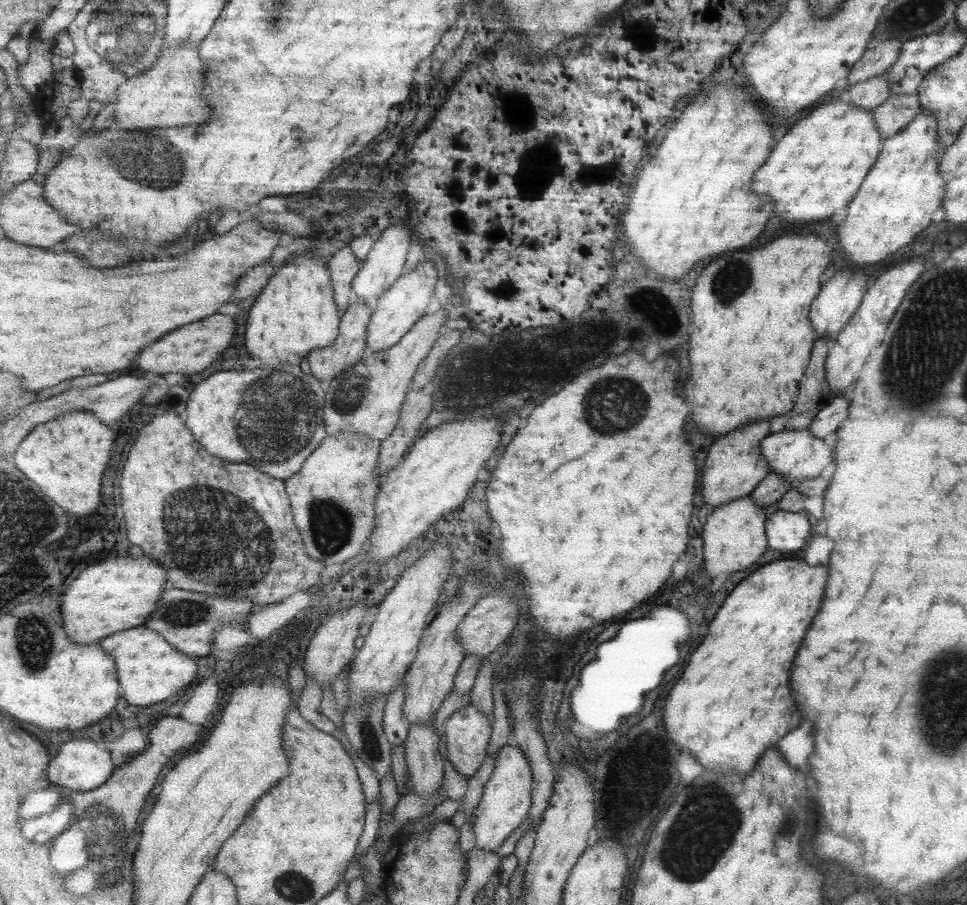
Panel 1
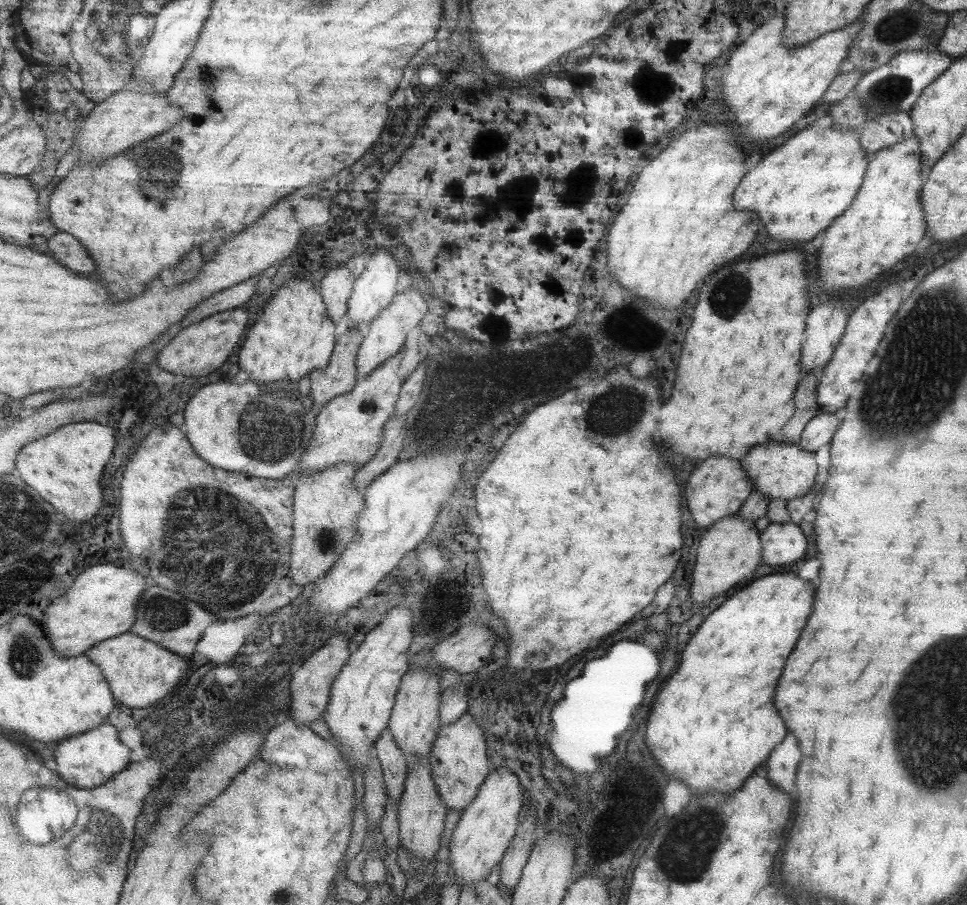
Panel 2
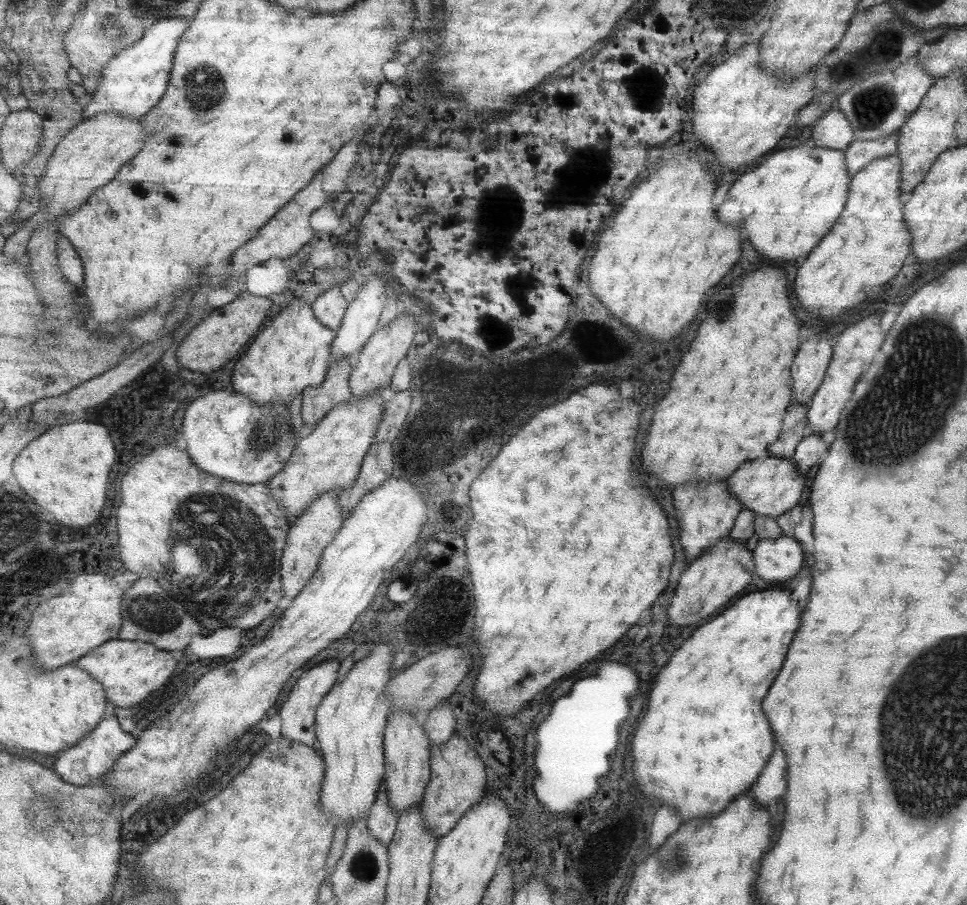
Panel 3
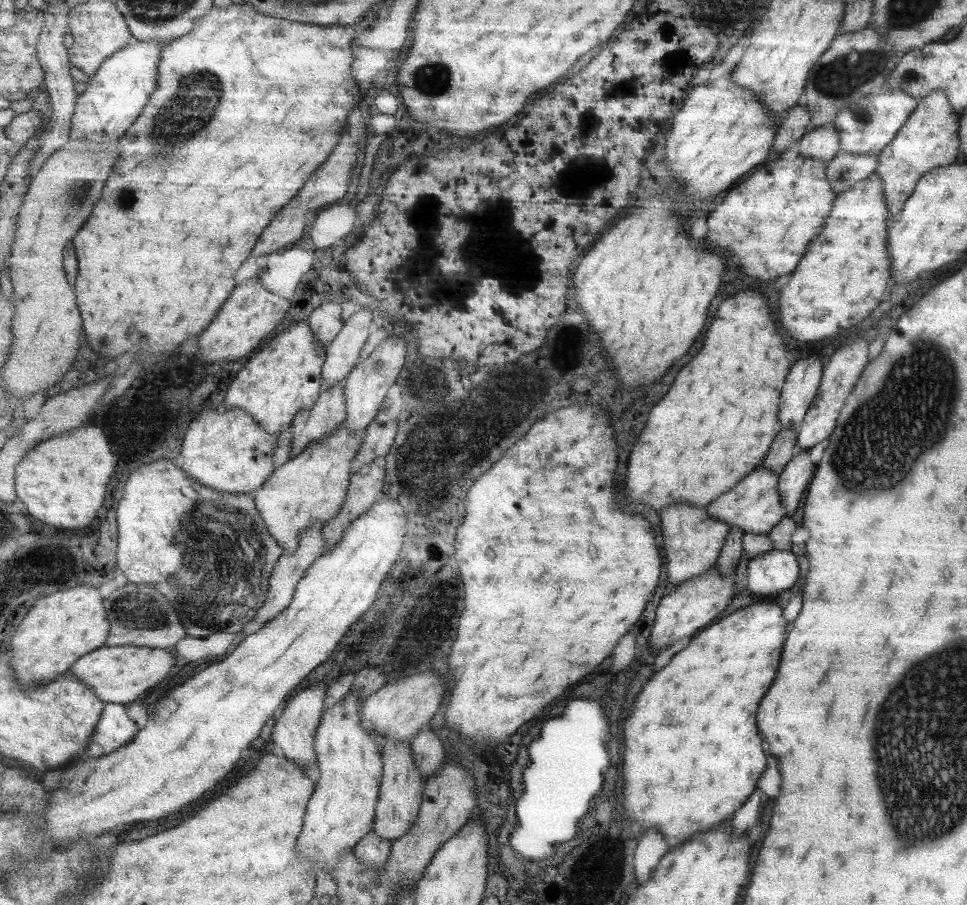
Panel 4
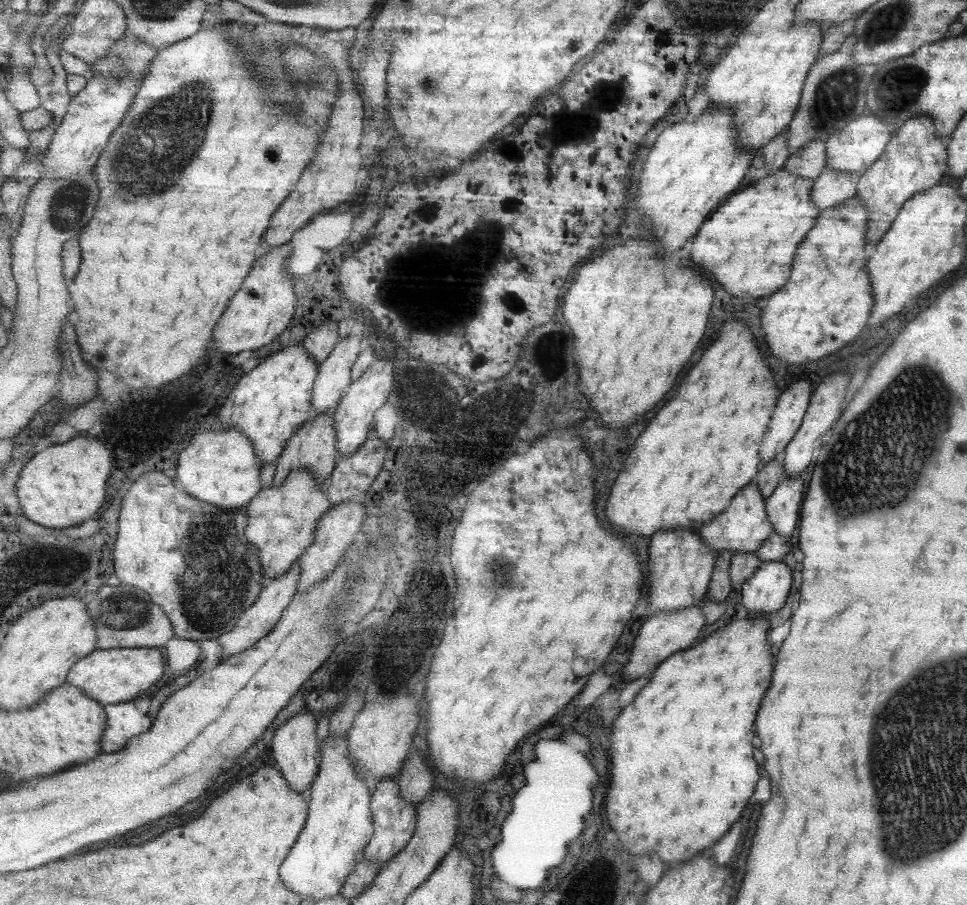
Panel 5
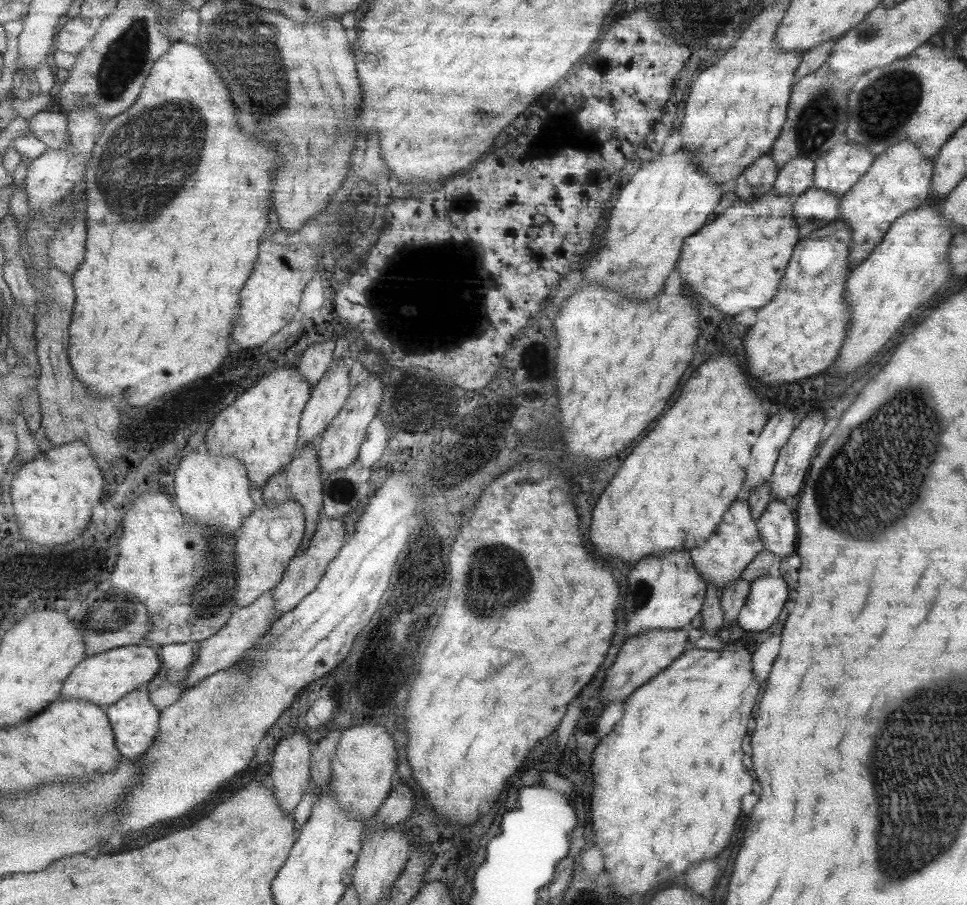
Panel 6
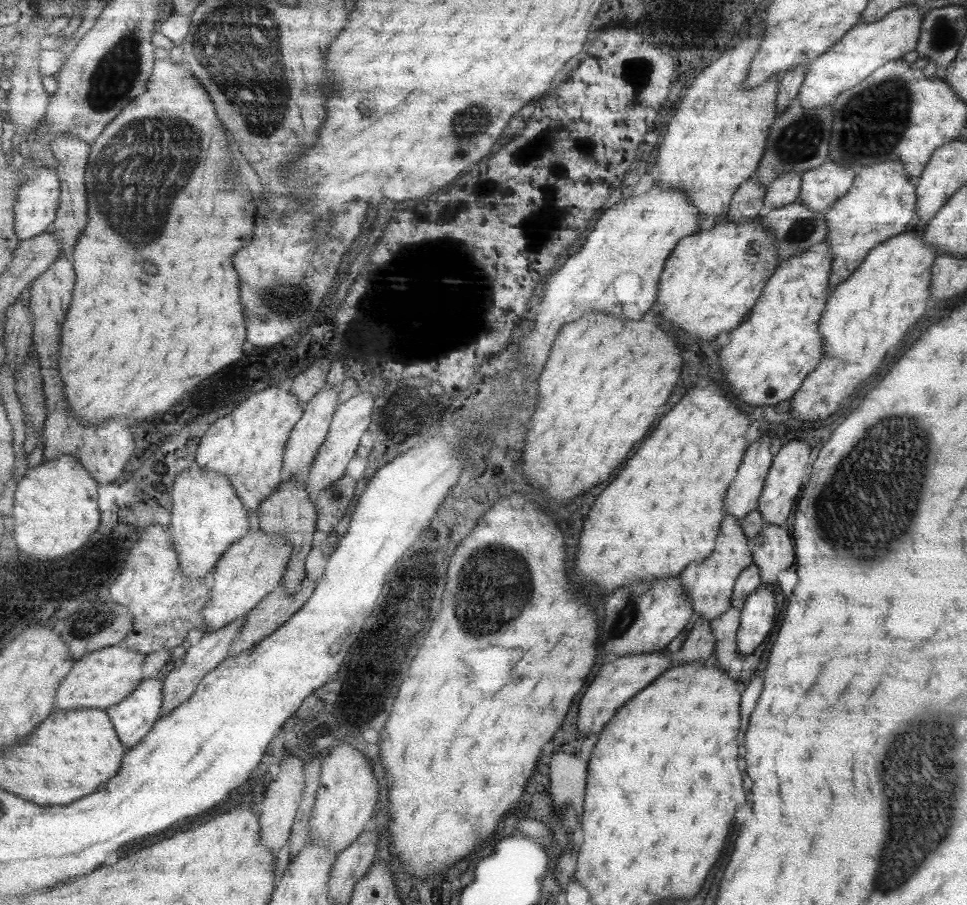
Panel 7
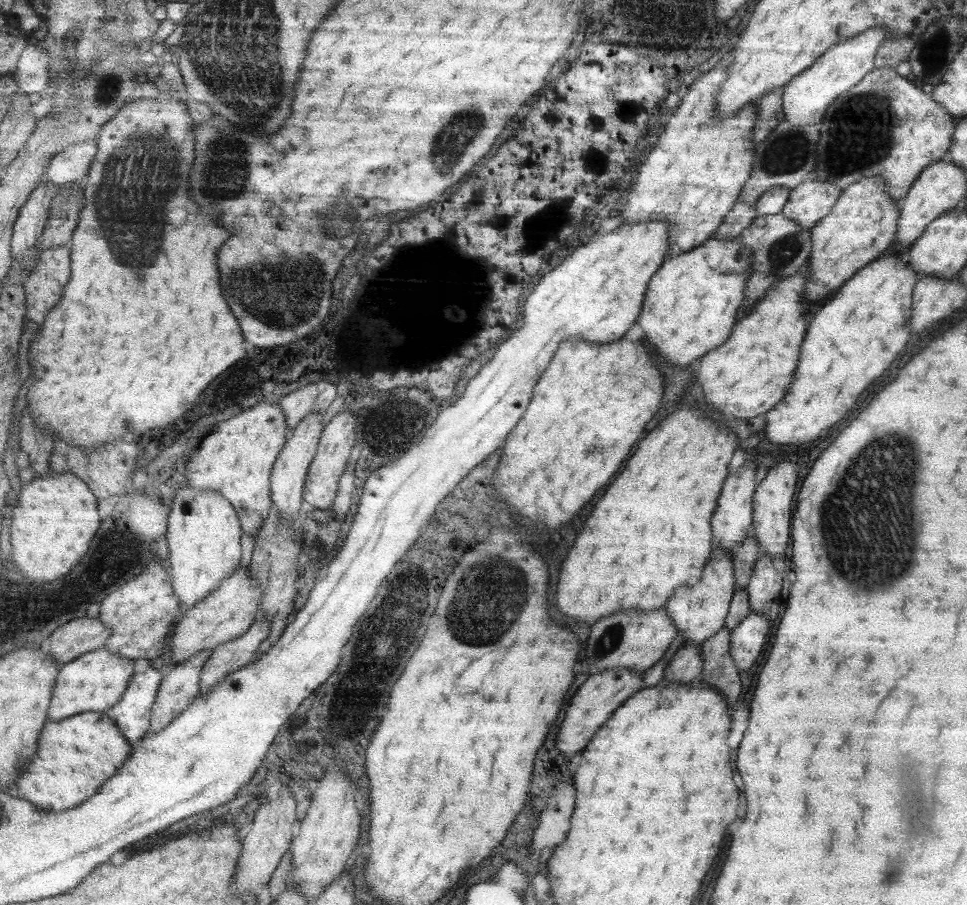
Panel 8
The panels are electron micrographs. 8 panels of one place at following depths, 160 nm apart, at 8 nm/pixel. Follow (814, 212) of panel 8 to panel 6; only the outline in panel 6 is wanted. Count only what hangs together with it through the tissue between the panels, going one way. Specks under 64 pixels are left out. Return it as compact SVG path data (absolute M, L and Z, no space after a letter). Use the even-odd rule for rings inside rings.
M851 141L833 145L814 160L813 187L842 196L868 172L875 155Z

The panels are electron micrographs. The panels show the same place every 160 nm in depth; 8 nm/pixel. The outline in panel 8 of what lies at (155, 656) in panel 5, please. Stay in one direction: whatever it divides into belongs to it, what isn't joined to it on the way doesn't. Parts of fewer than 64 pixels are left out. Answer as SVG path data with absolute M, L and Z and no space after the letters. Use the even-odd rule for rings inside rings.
M99 648L81 655L77 660L63 665L60 670L49 720L57 722L81 713L106 713L121 702L135 673L136 661L113 654L107 649Z

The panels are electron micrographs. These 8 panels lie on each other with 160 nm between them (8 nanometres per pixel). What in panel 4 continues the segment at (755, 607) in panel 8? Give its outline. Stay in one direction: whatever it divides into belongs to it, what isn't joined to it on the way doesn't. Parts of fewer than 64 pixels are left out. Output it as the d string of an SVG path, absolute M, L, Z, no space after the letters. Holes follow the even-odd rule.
M809 451L793 456L778 474L779 496L784 506L785 517L793 514L797 502L805 492L805 486L813 474L813 464Z

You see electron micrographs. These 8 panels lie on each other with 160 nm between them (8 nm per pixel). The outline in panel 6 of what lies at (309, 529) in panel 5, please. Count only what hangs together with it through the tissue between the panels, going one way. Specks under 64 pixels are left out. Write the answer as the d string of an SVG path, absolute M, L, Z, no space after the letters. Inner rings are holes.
M299 502L258 506L243 521L236 541L238 591L235 598L238 609L253 604L262 594L281 585L290 562L301 551L307 532L306 512Z

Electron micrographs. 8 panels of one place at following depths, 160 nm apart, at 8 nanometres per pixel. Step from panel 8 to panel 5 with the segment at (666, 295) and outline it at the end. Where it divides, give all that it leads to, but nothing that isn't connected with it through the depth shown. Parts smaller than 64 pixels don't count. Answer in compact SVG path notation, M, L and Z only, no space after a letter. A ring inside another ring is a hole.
M781 168L772 175L753 181L709 216L693 240L691 260L709 272L725 292L743 302L777 292L789 276L797 244L815 224L819 214L812 201L812 181Z

